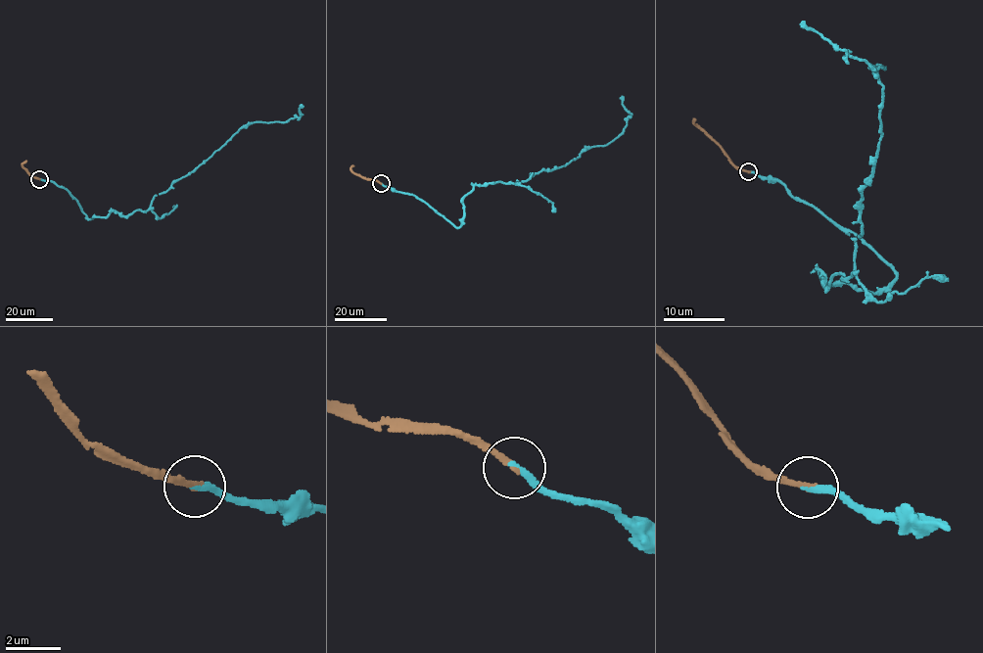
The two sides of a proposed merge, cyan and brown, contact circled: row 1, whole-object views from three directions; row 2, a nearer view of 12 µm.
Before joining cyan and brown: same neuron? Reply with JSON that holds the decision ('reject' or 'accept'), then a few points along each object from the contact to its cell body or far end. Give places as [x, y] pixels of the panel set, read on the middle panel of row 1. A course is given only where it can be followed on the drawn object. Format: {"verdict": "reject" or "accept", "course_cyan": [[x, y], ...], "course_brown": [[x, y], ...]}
{"verdict": "accept", "course_cyan": [[380, 183], [414, 195], [458, 227], [462, 199], [475, 185], [526, 181], [615, 139], [631, 115], [622, 96]], "course_brown": [[380, 183], [357, 175], [351, 169], [353, 165]]}

